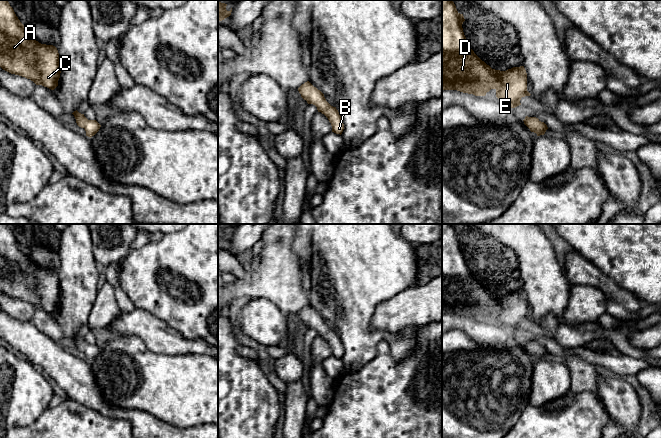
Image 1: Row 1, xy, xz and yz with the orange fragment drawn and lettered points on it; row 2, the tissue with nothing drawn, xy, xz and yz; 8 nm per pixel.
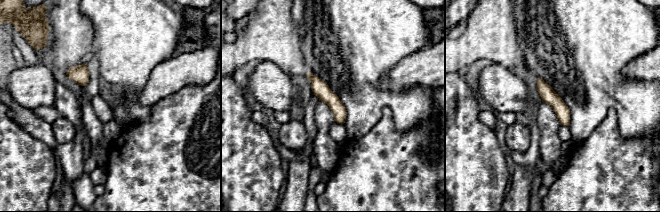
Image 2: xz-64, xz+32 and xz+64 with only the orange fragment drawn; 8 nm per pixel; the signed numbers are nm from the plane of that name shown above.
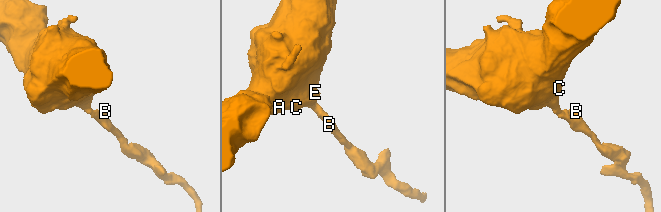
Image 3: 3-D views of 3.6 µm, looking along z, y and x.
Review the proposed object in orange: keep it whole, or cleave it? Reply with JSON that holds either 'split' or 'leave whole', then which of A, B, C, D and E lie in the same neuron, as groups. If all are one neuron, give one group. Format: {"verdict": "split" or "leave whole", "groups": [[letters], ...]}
{"verdict": "leave whole", "groups": [["A", "B", "C", "D", "E"]]}

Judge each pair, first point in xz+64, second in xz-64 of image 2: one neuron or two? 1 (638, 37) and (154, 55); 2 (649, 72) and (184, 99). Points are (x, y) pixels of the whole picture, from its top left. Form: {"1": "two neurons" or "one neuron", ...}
{"1": "one neuron", "2": "two neurons"}

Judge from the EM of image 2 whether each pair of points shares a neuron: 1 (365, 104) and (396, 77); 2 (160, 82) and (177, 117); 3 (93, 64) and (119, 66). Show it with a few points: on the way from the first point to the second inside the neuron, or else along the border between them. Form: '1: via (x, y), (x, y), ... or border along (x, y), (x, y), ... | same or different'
1: border along (379, 80), (385, 89), (407, 88) | different
2: border along (188, 85), (162, 97), (152, 105) | different
3: border along (94, 54), (98, 59), (98, 73), (101, 77) | different

